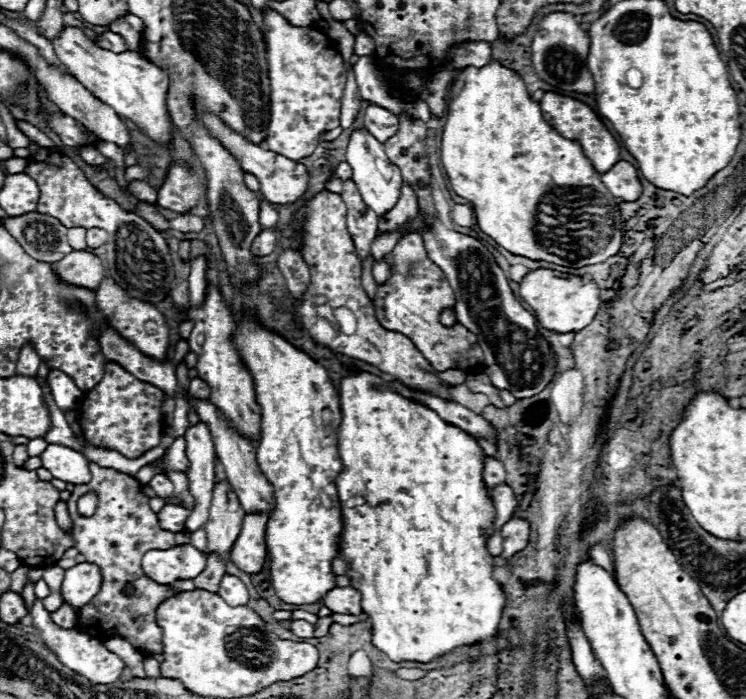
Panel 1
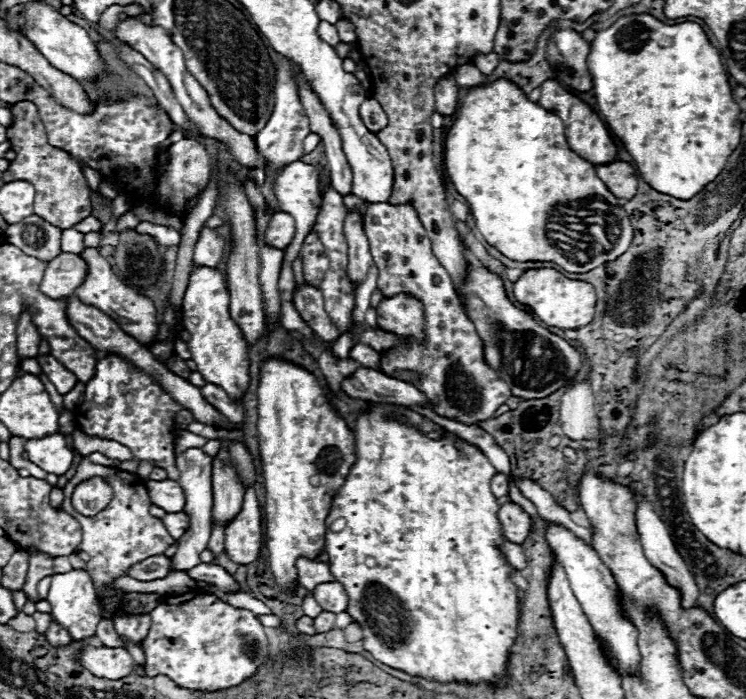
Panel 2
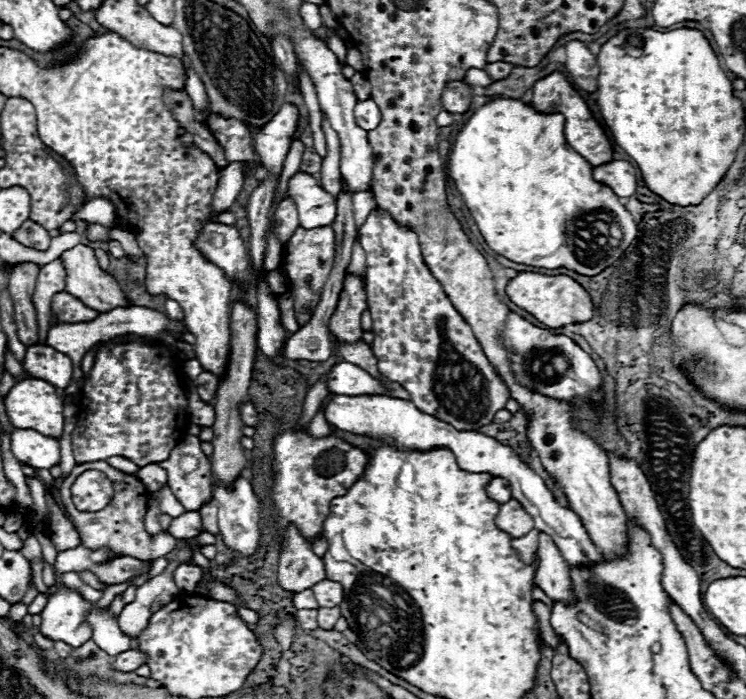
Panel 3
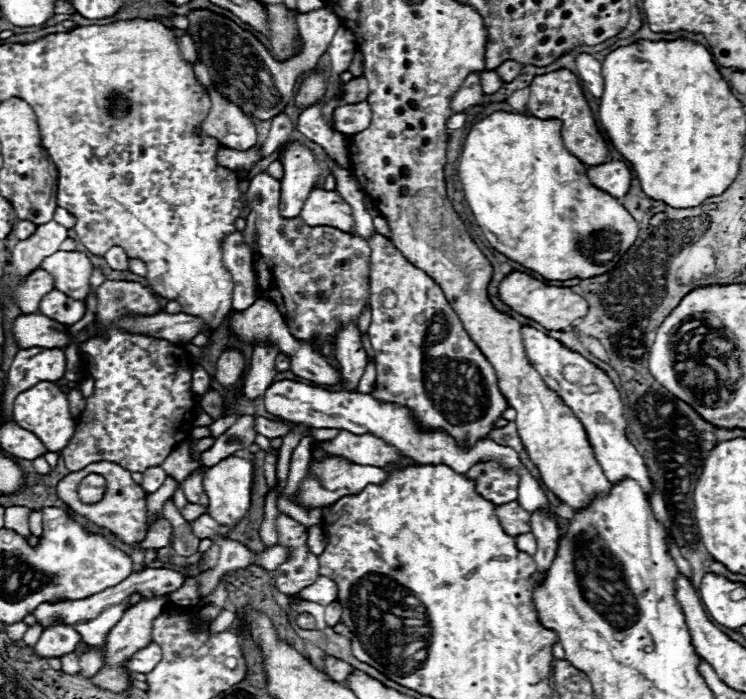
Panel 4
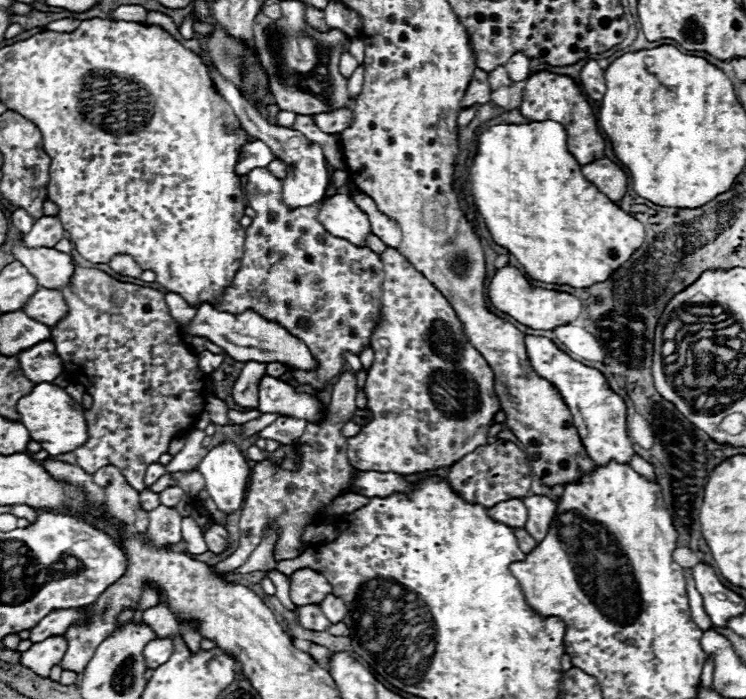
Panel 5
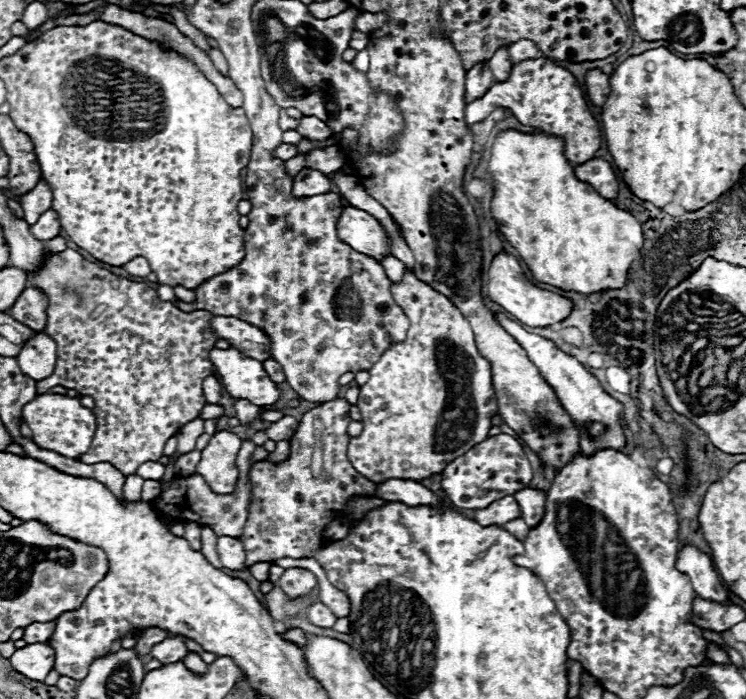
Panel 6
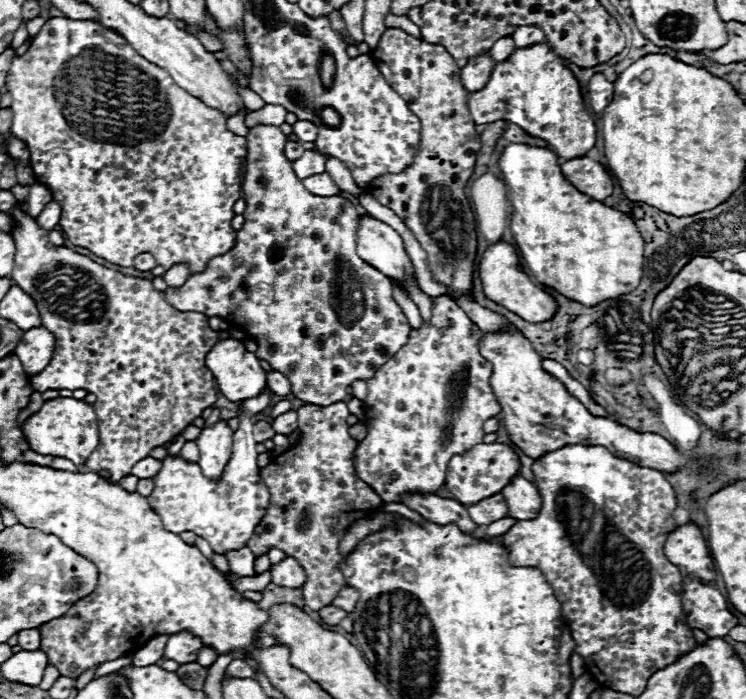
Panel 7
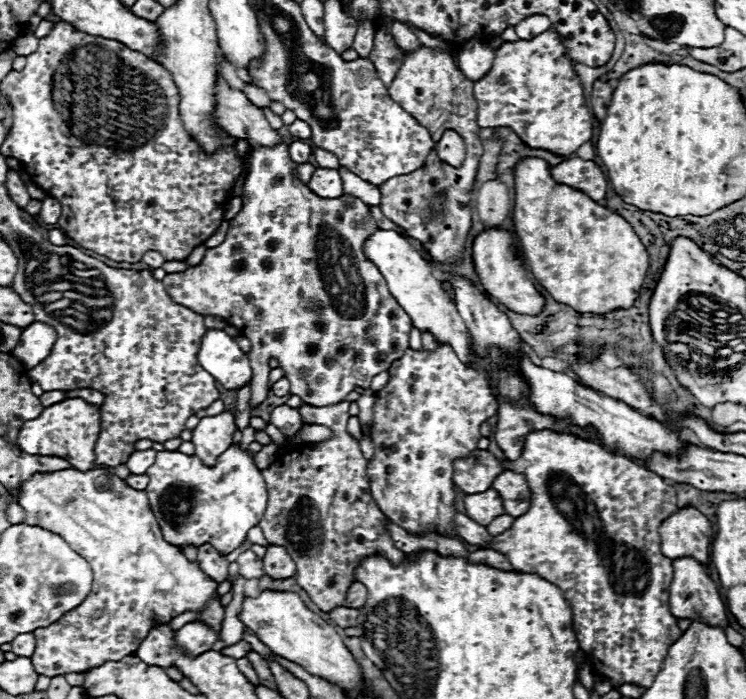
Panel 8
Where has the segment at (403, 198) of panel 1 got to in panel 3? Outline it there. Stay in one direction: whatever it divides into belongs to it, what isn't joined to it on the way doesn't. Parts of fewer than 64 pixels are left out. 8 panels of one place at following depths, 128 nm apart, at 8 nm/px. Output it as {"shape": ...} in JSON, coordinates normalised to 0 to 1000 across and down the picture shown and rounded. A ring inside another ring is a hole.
{"shape":[[[501,298],[483,326],[483,349],[491,361],[491,421],[501,472],[499,501],[507,512],[509,535],[550,561],[560,587],[579,592],[614,615],[638,615],[657,607],[662,592],[678,581],[684,558],[660,526],[625,458],[606,438],[592,406],[571,381],[558,332],[542,320],[531,320],[517,300]]]}

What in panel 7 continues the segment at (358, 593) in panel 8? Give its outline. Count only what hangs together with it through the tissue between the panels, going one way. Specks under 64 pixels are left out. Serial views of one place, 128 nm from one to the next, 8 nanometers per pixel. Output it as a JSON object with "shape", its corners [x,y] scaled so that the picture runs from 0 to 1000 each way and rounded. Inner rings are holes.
{"shape":[[[458,841],[458,847],[453,847],[453,853],[445,858],[448,867],[458,870],[461,876],[472,876],[475,867],[477,867],[477,858],[480,858],[480,847],[475,841]]]}

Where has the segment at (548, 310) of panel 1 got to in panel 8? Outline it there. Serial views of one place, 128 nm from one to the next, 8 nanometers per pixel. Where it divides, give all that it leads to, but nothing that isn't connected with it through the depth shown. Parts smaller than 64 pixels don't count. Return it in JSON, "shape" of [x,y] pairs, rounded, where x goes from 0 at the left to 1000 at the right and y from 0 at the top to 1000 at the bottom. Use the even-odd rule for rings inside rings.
{"shape":[[[662,326],[662,329],[651,329],[651,332],[641,335],[635,340],[633,366],[635,366],[635,381],[638,381],[649,418],[654,418],[665,432],[676,435],[678,441],[684,441],[694,449],[705,449],[705,452],[718,452],[727,446],[729,423],[710,403],[708,389],[694,366],[694,355],[692,355],[692,346],[684,332]]]}

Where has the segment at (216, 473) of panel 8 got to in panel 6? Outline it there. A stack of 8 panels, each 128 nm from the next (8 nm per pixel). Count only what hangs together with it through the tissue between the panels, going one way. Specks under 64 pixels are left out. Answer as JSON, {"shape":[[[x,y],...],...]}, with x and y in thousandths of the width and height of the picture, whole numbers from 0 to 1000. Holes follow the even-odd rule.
{"shape":[[[316,572],[314,584],[316,584],[316,595],[319,595],[322,607],[338,604],[338,601],[349,592],[349,587],[351,587],[351,584],[346,584],[343,578],[335,578],[335,572]],[[327,629],[324,641],[319,647],[316,655],[316,667],[322,672],[322,684],[319,684],[319,695],[311,707],[295,710],[287,707],[279,695],[273,695],[273,684],[265,678],[257,681],[239,681],[233,684],[228,692],[220,692],[214,710],[209,715],[204,715],[206,727],[212,730],[212,735],[217,735],[225,744],[236,744],[236,747],[263,747],[268,753],[282,753],[290,767],[322,767],[324,755],[330,750],[330,738],[332,738],[332,721],[335,721],[335,687],[332,687],[332,675],[340,664],[340,658],[335,655],[340,647],[340,635]]]}

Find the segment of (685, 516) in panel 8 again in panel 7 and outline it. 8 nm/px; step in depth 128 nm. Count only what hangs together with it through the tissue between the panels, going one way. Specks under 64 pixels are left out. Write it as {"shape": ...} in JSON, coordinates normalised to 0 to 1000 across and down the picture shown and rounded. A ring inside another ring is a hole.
{"shape":[[[920,750],[898,761],[890,781],[890,793],[920,821],[933,824],[941,833],[957,833],[960,813],[936,753]]]}

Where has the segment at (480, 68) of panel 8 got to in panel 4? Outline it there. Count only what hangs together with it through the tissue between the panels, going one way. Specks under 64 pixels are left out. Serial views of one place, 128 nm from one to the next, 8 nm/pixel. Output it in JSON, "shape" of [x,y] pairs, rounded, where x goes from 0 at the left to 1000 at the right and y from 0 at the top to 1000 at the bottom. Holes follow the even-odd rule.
{"shape":[[[630,106],[619,123],[614,126],[614,132],[606,137],[606,146],[603,146],[603,155],[609,160],[622,160],[633,152],[641,152],[649,146],[649,132],[646,132],[646,123],[641,117],[641,109],[638,106]]]}

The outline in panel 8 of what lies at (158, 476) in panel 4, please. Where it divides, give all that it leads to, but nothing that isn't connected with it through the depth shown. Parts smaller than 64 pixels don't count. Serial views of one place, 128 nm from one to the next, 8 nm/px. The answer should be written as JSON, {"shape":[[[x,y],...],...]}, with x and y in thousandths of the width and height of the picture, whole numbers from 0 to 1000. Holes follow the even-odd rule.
{"shape":[[[190,644],[190,647],[180,647],[174,652],[174,658],[169,661],[172,672],[177,678],[193,678],[204,664],[206,664],[206,655],[209,655],[209,644]]]}

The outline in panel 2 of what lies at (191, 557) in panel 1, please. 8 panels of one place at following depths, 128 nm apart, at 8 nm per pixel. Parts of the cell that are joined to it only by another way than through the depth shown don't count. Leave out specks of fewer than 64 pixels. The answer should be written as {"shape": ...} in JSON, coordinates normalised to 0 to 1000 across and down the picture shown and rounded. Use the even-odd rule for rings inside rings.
{"shape":[[[212,793],[212,795],[201,795],[196,801],[190,801],[188,807],[177,810],[177,815],[172,818],[177,827],[190,830],[190,833],[201,833],[201,830],[212,830],[212,827],[223,827],[231,815],[231,798]]]}

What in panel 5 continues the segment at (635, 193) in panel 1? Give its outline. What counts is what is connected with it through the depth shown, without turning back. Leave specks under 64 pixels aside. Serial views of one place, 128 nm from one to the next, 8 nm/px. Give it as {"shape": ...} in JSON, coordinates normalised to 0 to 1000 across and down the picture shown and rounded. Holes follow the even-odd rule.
{"shape":[[[804,226],[804,229],[796,229],[786,237],[780,237],[780,249],[788,260],[794,260],[820,289],[834,286],[834,280],[839,278],[842,252],[831,237],[826,237],[815,226]]]}

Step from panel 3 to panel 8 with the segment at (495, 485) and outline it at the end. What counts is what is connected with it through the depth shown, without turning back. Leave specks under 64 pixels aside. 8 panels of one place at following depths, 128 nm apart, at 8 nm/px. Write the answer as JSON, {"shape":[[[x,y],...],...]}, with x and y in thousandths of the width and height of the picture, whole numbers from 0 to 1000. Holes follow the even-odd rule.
{"shape":[[[635,644],[625,655],[609,661],[609,692],[622,707],[641,707],[660,695],[665,681],[676,675],[673,658],[654,644]]]}

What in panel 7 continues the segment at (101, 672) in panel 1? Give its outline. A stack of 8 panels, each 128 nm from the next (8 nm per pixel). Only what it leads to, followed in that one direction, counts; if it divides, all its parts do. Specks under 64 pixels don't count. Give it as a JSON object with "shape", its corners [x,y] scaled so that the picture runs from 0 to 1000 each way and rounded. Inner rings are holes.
{"shape":[[[241,904],[241,907],[231,907],[223,918],[220,927],[220,941],[223,944],[233,944],[239,950],[252,950],[252,947],[263,947],[263,936],[271,927],[271,916],[265,910],[257,910],[252,904]]]}

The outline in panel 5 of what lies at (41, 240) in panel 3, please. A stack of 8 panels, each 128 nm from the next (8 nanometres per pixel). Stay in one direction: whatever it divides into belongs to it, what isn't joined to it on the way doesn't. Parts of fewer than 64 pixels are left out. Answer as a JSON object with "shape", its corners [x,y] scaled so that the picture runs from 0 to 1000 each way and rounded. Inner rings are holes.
{"shape":[[[29,298],[19,300],[19,323],[21,323],[24,332],[29,332],[29,335],[40,332],[43,320],[46,320],[46,315],[43,315],[43,309],[35,300],[29,300]]]}

